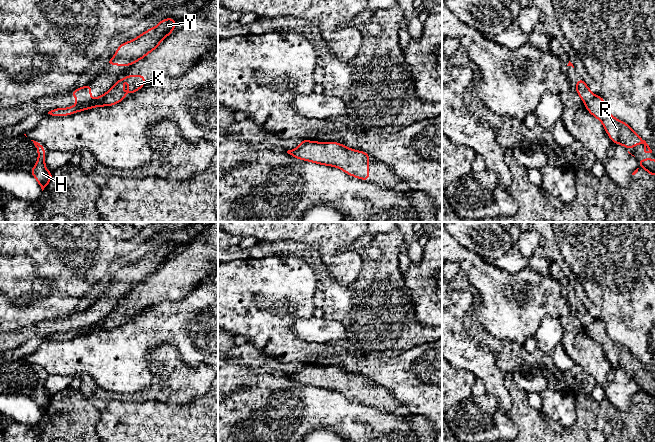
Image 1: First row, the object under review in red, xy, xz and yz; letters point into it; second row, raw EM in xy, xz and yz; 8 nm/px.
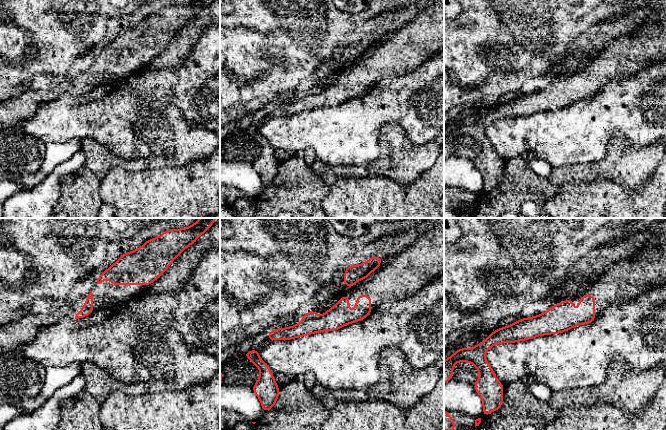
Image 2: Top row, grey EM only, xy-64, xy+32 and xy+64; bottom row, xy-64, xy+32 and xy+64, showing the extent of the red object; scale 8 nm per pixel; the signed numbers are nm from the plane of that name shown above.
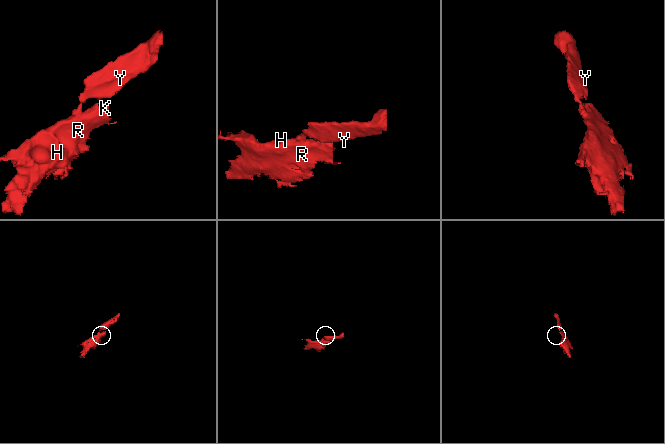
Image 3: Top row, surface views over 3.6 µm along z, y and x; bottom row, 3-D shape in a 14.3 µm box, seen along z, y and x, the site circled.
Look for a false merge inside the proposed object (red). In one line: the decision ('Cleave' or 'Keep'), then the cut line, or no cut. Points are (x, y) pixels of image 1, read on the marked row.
Cleave. Split along xy (91, 100), (77, 104)

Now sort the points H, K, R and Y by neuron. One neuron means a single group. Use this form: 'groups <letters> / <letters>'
groups H K R / Y

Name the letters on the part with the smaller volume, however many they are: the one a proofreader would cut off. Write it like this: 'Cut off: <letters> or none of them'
Cut off: Y

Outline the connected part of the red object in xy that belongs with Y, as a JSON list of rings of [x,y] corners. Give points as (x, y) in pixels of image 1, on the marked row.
[[[173,18],[162,19],[157,26],[119,45],[114,57],[107,59],[107,64],[129,66],[143,59],[174,31],[176,24],[177,21]]]

